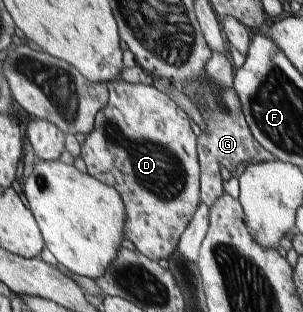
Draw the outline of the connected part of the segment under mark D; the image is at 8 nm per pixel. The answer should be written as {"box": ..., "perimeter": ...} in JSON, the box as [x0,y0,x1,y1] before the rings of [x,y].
{"box":[81,81,201,261],"perimeter":[[[112,81],[108,84],[109,104],[97,115],[96,126],[91,134],[86,135],[86,141],[81,145],[81,158],[86,163],[88,173],[99,182],[113,187],[125,202],[125,239],[130,240],[136,247],[136,251],[146,256],[149,260],[159,261],[168,259],[180,245],[182,234],[188,229],[190,222],[196,216],[198,206],[201,205],[201,168],[198,168],[198,156],[196,154],[196,136],[192,132],[190,120],[184,110],[178,110],[176,102],[170,100],[166,94],[157,90],[154,86],[145,86],[142,84],[129,84],[125,81]]]}

